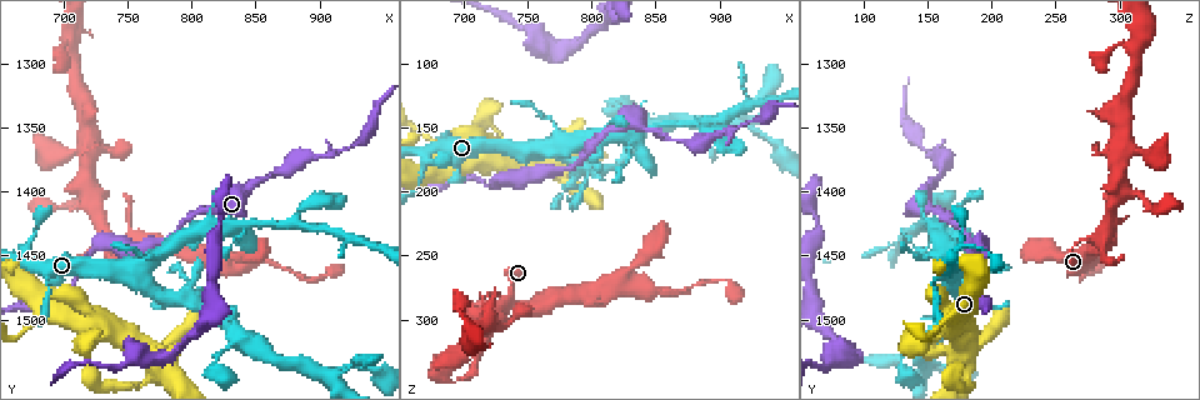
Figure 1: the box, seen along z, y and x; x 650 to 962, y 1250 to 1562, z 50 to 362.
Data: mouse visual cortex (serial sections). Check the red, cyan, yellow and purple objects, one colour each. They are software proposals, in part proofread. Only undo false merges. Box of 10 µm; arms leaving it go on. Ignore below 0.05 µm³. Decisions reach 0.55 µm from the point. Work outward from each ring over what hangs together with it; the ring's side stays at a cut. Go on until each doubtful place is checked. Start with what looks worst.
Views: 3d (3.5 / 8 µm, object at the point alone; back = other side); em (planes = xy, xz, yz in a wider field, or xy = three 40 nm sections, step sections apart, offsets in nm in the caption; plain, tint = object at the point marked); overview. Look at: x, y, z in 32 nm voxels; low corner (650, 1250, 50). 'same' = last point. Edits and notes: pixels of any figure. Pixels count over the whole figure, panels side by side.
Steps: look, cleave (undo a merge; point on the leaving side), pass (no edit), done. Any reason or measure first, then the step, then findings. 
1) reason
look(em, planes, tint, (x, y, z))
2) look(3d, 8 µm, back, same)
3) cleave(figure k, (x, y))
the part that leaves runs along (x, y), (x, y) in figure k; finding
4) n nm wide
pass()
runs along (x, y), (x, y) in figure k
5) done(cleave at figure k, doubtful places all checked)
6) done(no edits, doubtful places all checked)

branch point
look(3d, 3.5 µm, (670, 1444, 174))

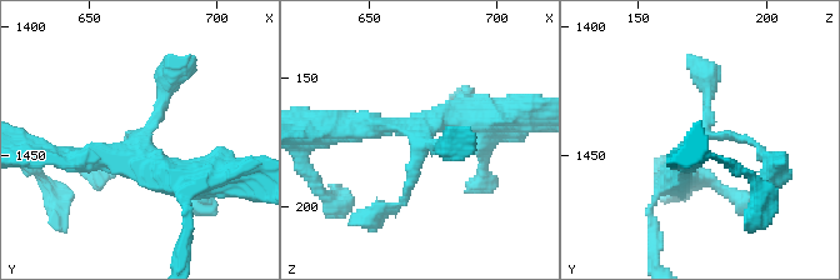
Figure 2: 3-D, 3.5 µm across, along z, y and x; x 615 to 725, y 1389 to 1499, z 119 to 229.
look(em, planes, tint, (669, 1442, 175))

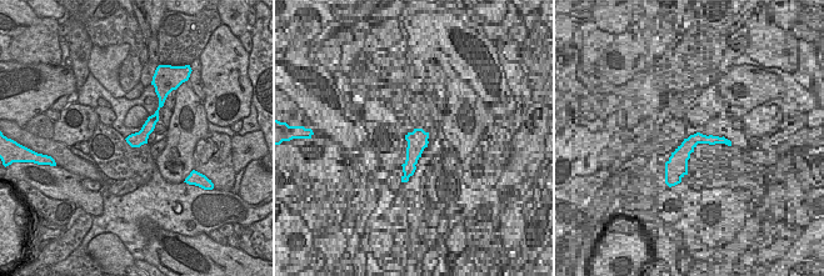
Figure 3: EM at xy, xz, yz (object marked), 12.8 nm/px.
pass()
continuous, no second cell

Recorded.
thin arm on a thick one
look(3d, 3.5 µm, (910, 1540, 144))

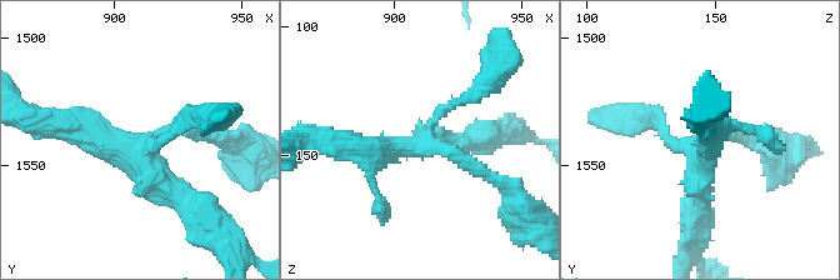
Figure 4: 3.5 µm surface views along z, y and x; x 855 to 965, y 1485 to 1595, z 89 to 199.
4 arms; arms of 150, 150, 250, 350 nm; shape alone is not enough
look(em, xy, step 5, tint, (913, 1543, 145))

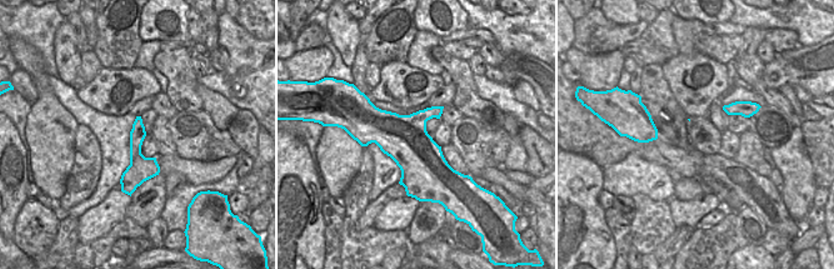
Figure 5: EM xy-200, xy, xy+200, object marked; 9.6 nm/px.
pass()
runs along (348, 146), (435, 144), (493, 175) in figure 4; continuous, no second cell

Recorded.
look(3d, 3.5 µm, (904, 1372, 150))

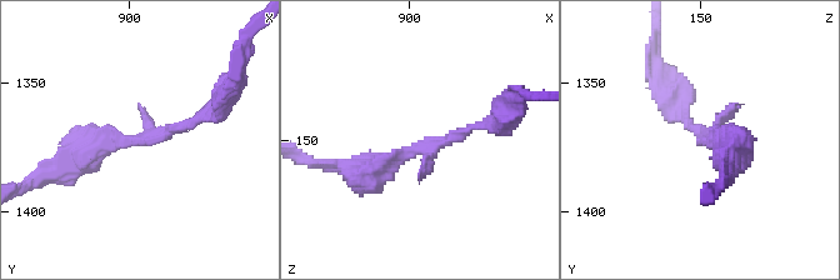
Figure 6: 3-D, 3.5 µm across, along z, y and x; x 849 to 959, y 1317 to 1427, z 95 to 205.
now the EM
look(em, planes, tint, (906, 1372, 151))

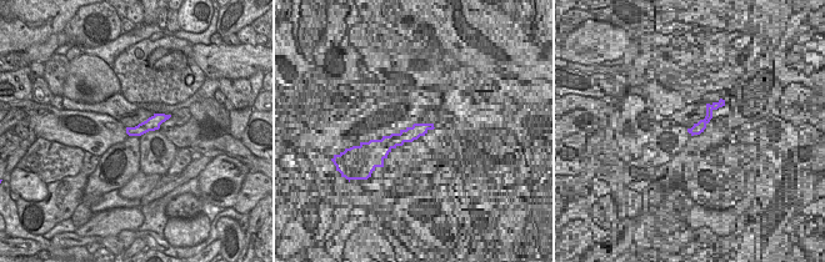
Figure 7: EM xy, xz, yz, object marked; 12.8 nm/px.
pass()
runs along (71, 159), (213, 109) in figure 6; one cell here

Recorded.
done(no edits, doubtful places all checked)

